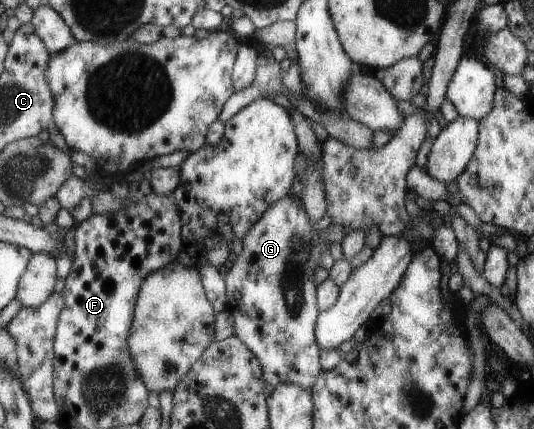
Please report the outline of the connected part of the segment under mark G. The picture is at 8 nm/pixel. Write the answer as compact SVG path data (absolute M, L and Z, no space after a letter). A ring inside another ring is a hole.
M288 193L282 200L274 203L263 215L260 221L248 231L248 234L241 240L242 251L240 255L236 257L236 261L232 263L229 273L224 275L224 280L227 286L227 297L229 303L227 309L233 318L234 335L236 335L241 341L249 345L249 349L258 357L261 361L261 367L264 369L264 377L271 382L298 384L299 387L310 389L317 382L317 376L321 374L323 366L321 364L321 350L317 344L316 339L316 324L321 309L319 304L316 303L316 281L314 281L314 271L316 267L319 267L320 257L326 253L329 249L330 241L321 240L320 235L322 231L316 231L314 229L315 222L310 220L309 212L306 212L304 205L298 198L294 198L292 194Z

